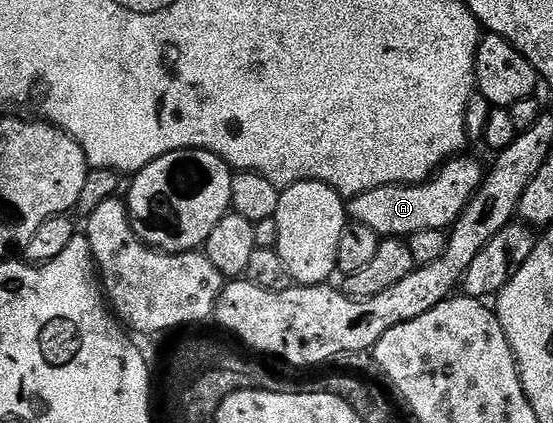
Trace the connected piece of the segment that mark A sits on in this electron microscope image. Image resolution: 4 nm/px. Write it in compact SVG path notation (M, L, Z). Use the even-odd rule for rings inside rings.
M458 154L446 160L427 180L419 184L388 184L352 197L347 204L349 220L371 226L382 238L408 238L419 230L449 230L463 214L467 202L479 190L486 169L470 154Z

